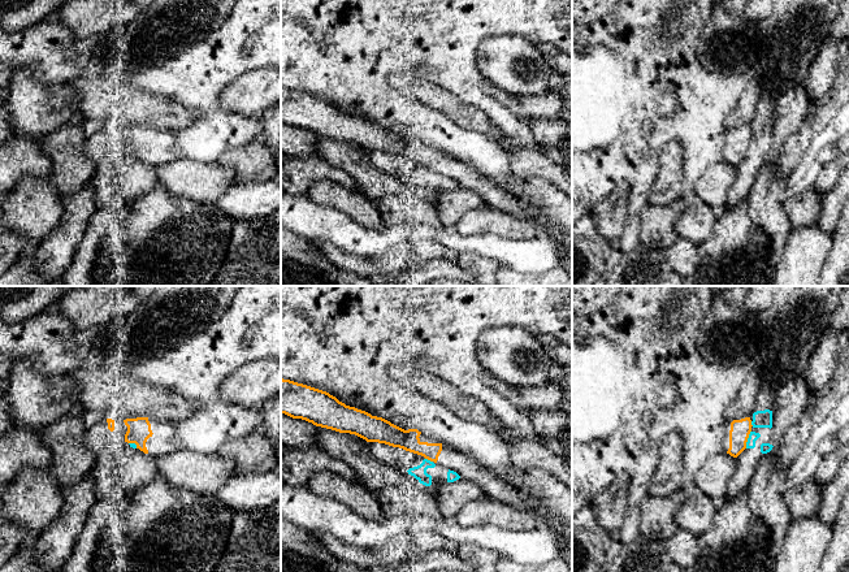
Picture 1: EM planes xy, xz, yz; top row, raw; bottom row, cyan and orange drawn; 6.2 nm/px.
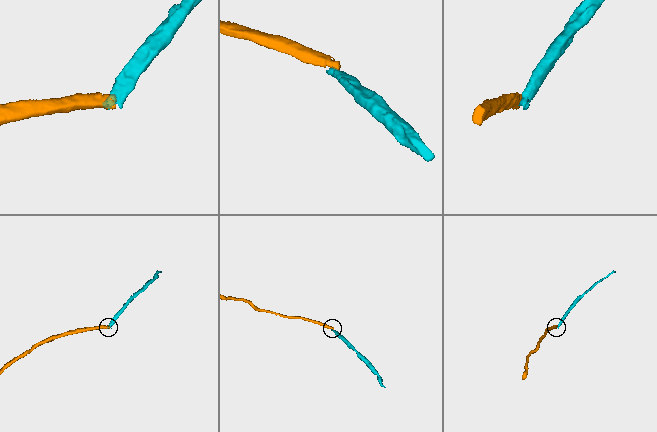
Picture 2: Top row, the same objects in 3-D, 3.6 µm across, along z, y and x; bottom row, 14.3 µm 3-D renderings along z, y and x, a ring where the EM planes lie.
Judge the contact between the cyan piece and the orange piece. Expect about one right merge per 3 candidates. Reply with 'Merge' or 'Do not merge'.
Do not merge

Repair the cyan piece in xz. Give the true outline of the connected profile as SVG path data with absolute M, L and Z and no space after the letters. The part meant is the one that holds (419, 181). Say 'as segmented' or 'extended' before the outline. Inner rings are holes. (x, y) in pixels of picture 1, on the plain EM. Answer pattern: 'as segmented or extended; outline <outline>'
extended; outline M368 151L368 156L377 168L398 178L406 178L408 183L425 195L454 191L460 187L456 181L403 157L378 151Z

